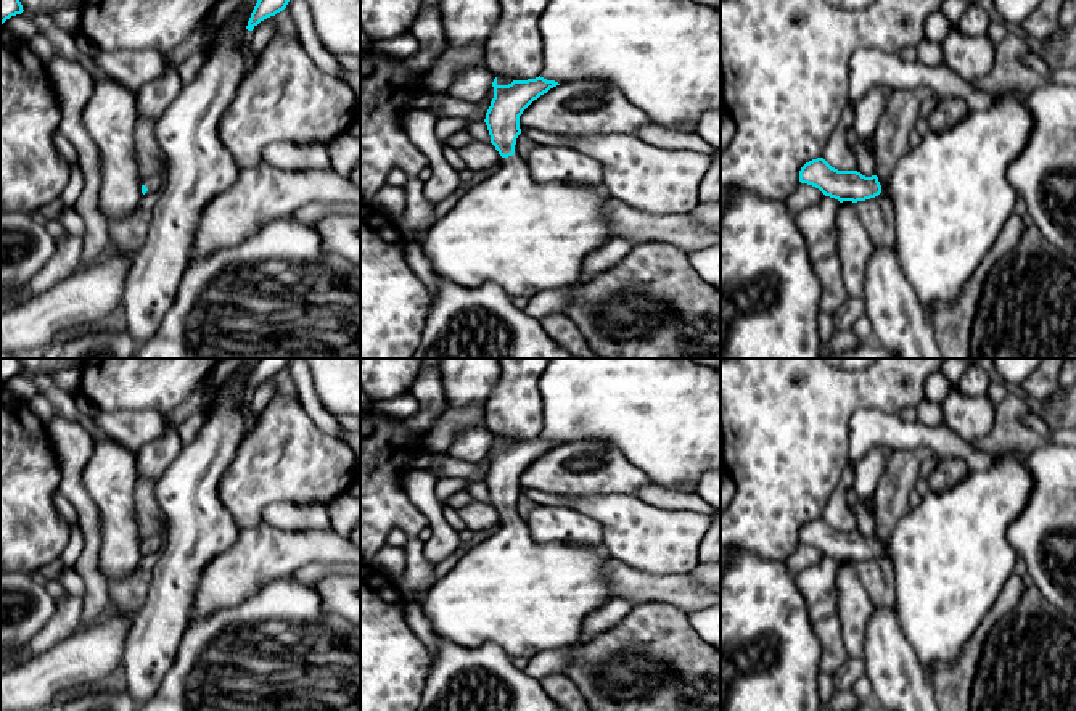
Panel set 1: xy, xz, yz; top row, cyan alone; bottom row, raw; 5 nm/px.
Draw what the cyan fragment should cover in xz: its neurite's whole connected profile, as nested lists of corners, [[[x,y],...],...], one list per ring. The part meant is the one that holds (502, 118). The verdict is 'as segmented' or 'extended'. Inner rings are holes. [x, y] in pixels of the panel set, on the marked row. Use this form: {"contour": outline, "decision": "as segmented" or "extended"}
{"contour": [[[540,76],[513,80],[508,85],[499,85],[497,77],[494,79],[494,98],[484,122],[491,143],[503,159],[489,179],[471,187],[426,230],[421,248],[437,277],[470,290],[495,283],[513,298],[532,298],[576,285],[585,257],[611,238],[605,216],[608,193],[574,183],[539,185],[532,180],[524,159],[515,154],[521,134],[520,116],[556,85],[560,84]]], "decision": "extended"}

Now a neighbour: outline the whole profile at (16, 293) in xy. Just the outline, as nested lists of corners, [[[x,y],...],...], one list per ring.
[[[27,285],[0,290],[0,301],[10,298],[14,302],[14,306],[27,301],[32,296],[34,293],[31,291]]]

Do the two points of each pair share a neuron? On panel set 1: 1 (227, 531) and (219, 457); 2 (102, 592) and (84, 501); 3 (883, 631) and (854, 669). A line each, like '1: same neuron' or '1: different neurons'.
1: same neuron
2: same neuron
3: different neurons

